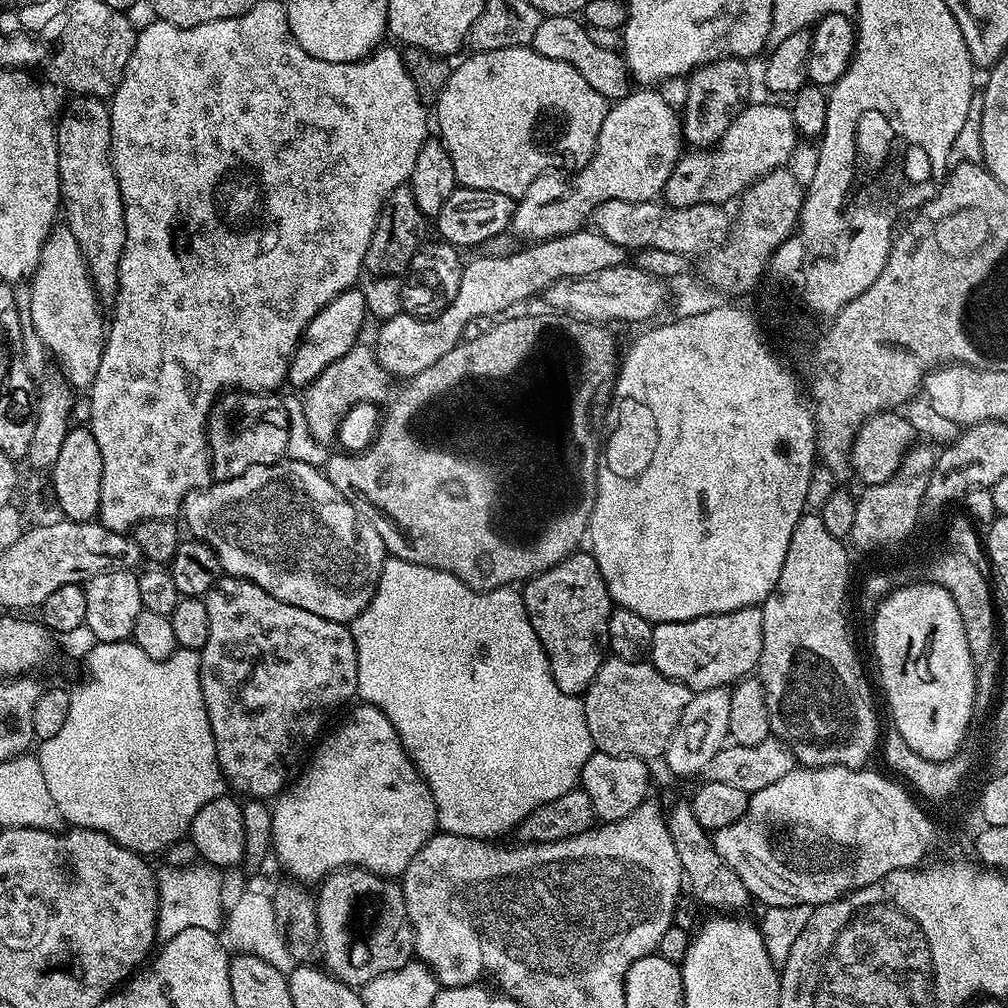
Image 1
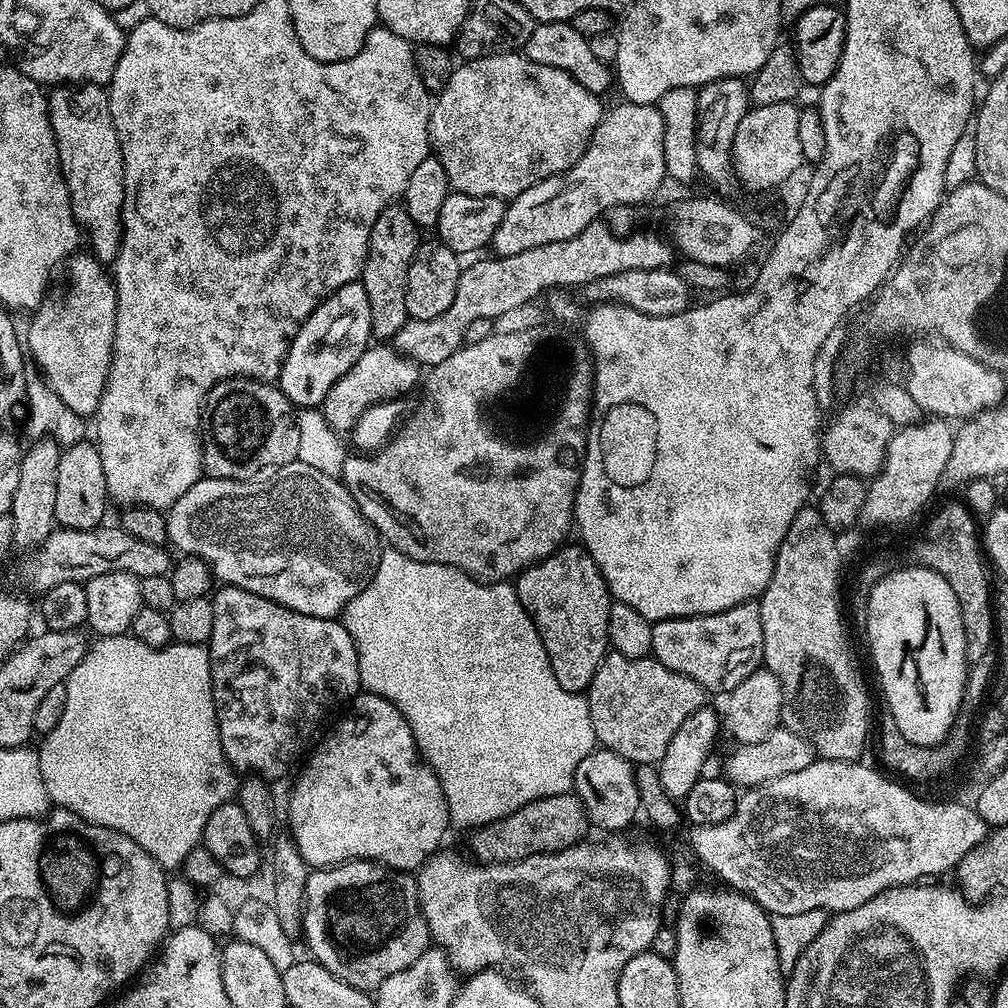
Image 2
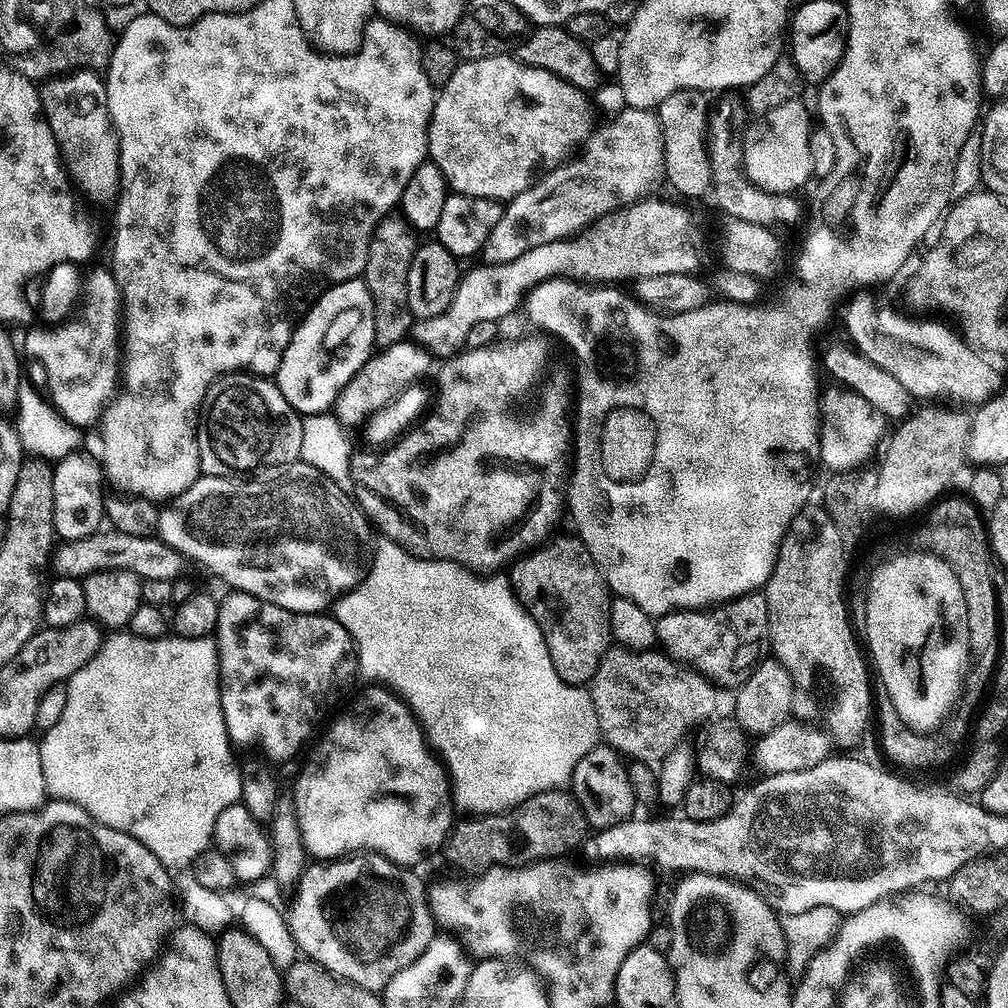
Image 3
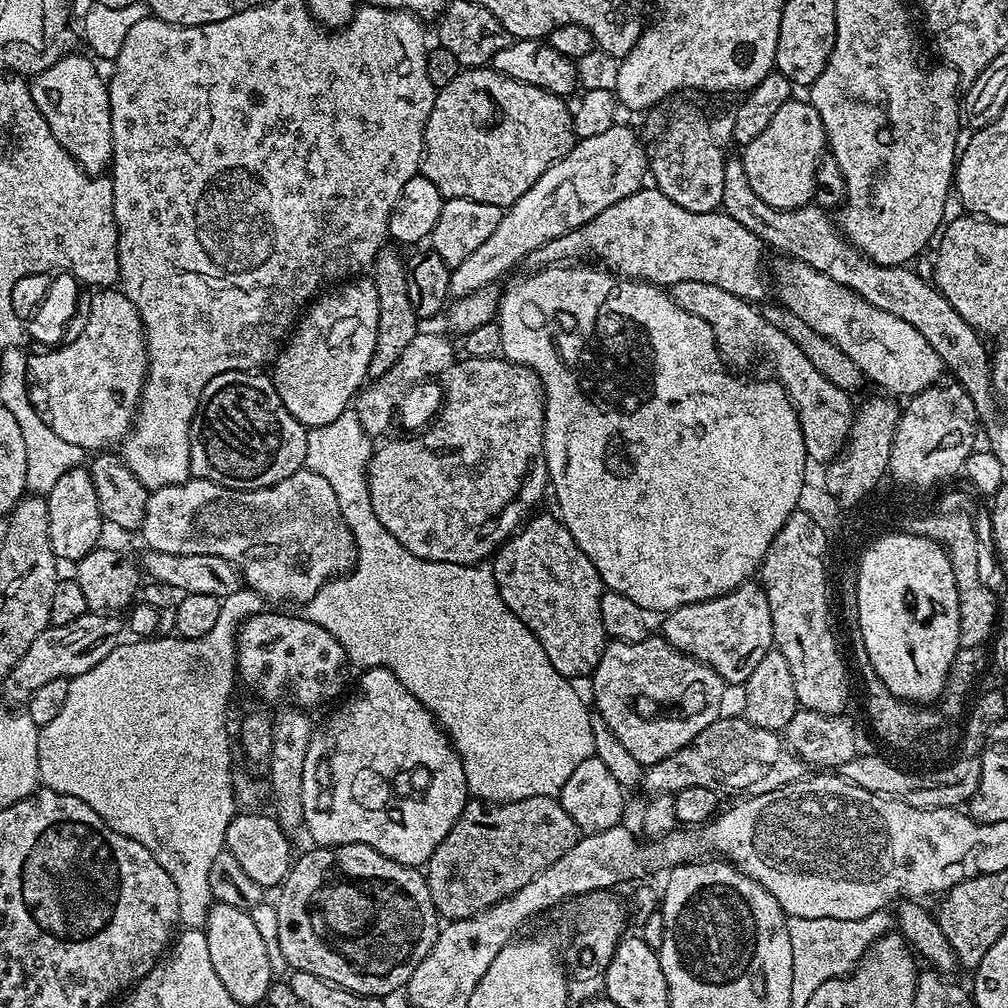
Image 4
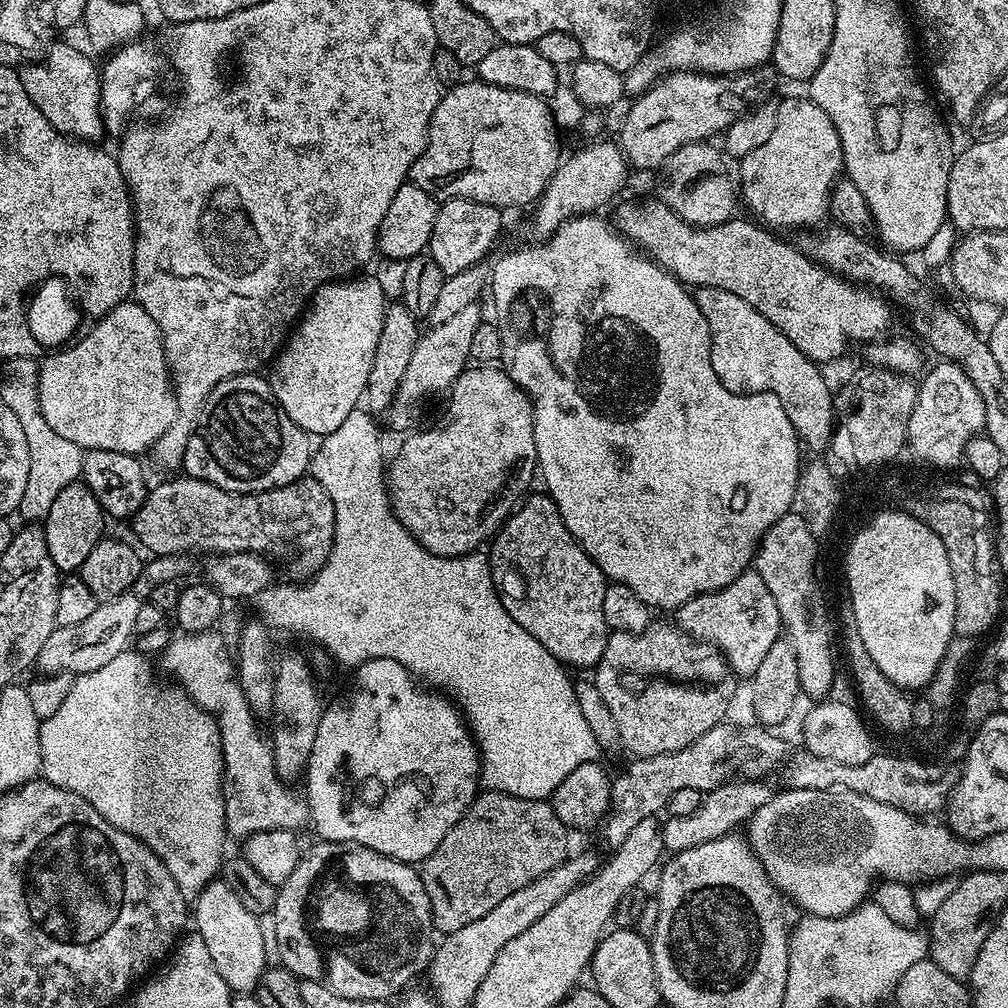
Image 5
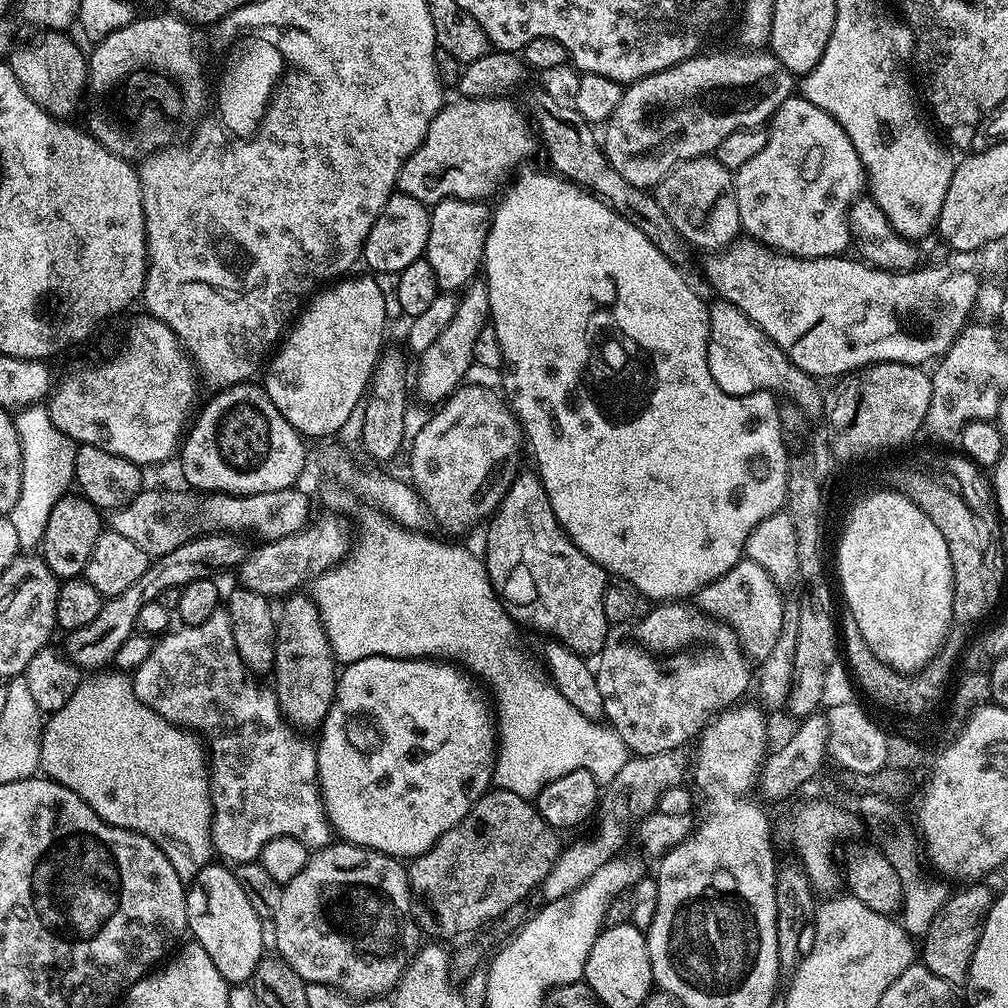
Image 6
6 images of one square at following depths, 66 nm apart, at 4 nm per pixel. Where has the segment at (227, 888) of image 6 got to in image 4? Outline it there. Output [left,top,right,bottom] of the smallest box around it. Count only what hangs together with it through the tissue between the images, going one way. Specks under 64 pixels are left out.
[203,903,274,1006]

